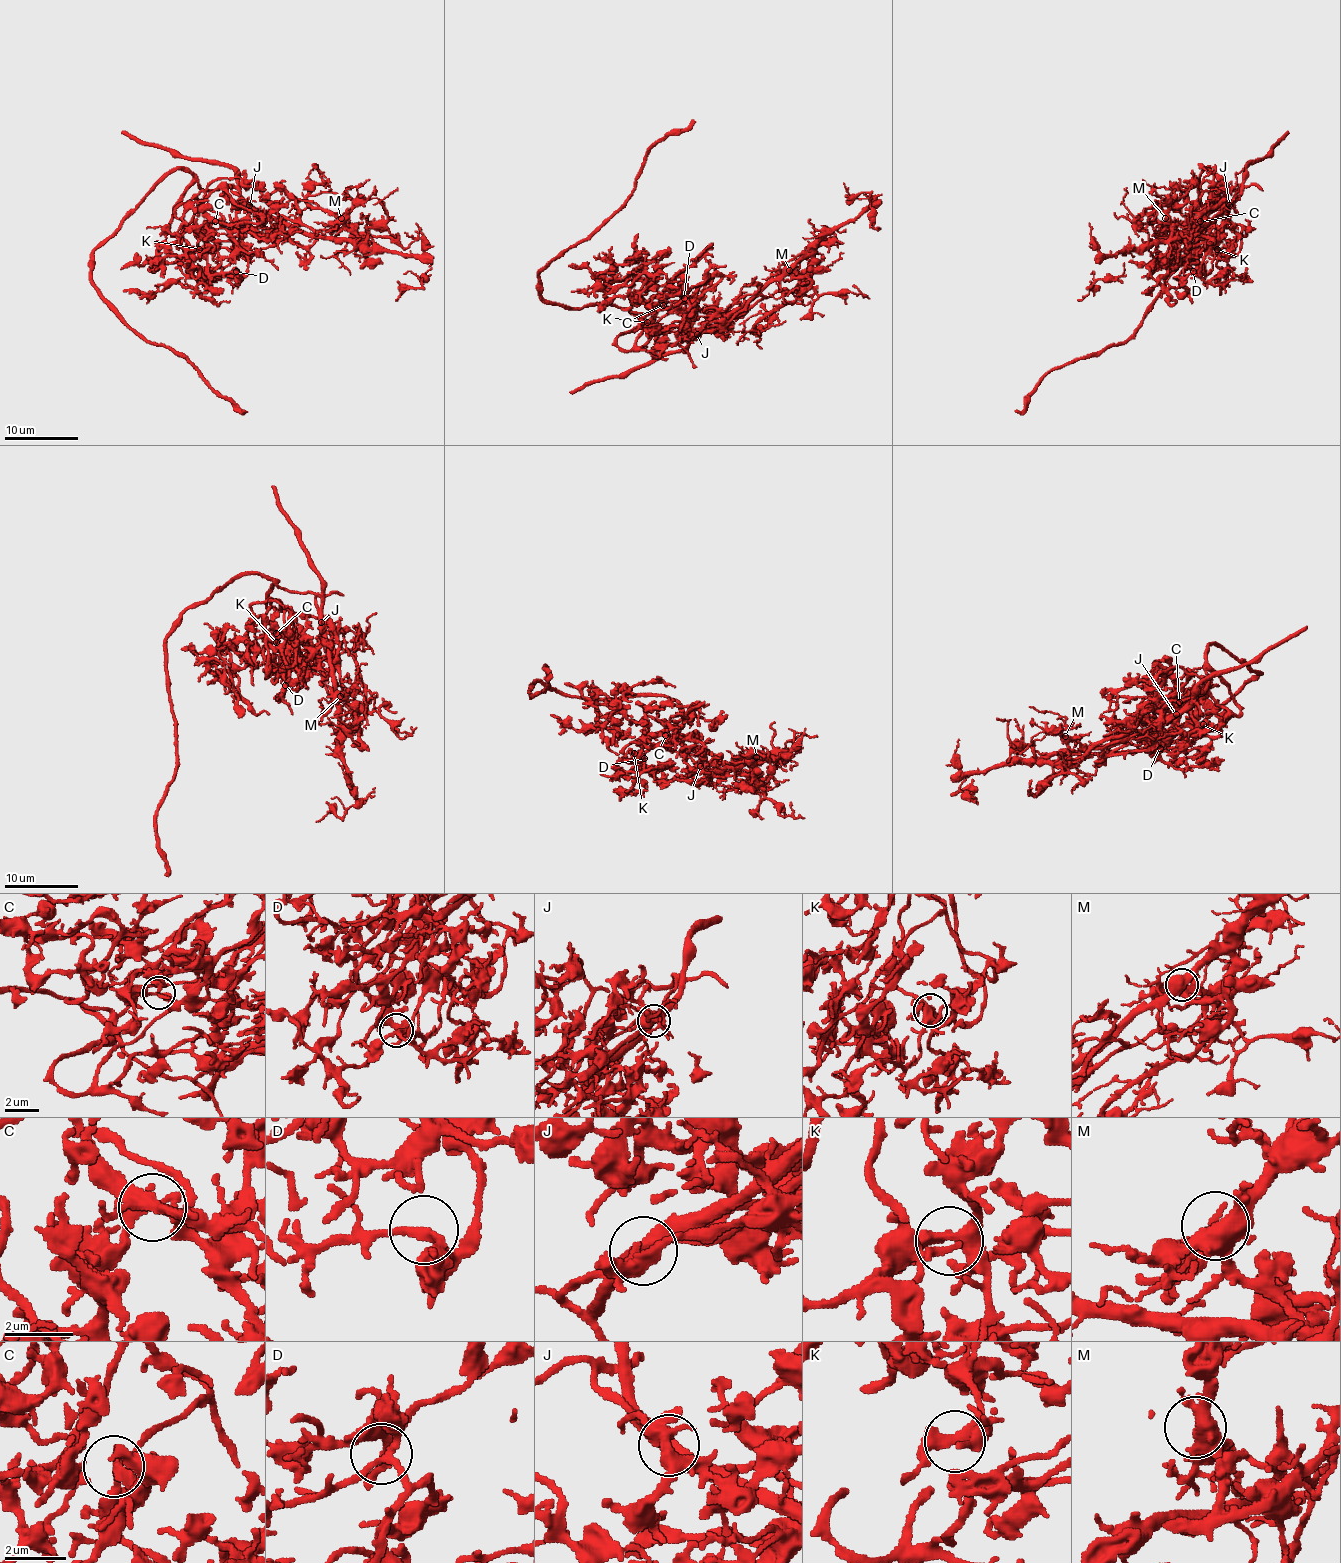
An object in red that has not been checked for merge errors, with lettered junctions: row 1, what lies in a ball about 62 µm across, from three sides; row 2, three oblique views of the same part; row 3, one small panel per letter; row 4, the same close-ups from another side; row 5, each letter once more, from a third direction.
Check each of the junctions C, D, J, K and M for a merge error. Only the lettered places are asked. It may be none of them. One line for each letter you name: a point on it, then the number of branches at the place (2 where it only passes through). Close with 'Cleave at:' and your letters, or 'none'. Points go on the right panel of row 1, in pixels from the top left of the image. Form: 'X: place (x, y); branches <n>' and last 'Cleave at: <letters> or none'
J: place (1229, 205); branches 2
Cleave at: J

